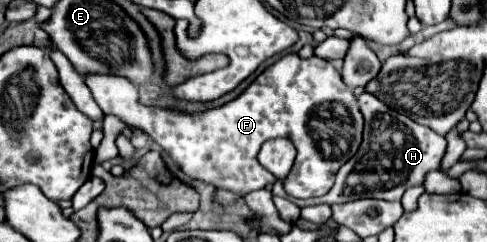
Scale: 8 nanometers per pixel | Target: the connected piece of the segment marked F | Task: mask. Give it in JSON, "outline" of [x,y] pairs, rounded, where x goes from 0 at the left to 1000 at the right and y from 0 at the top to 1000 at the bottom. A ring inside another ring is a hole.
{"outline":[[[587,223],[559,273],[550,273],[485,413],[427,455],[419,471],[374,471],[357,455],[333,455],[333,446],[304,446],[283,430],[279,405],[279,355],[263,339],[263,322],[234,314],[234,306],[177,306],[172,314],[181,364],[193,388],[197,430],[209,446],[214,471],[230,471],[246,488],[251,504],[267,521],[292,529],[300,554],[316,570],[345,636],[349,653],[370,678],[370,694],[407,744],[431,752],[439,777],[460,769],[460,785],[501,785],[501,802],[517,785],[546,777],[550,760],[563,760],[567,736],[559,711],[550,711],[530,669],[530,620],[534,603],[554,570],[591,570],[604,587],[612,645],[595,702],[595,719],[583,744],[583,777],[604,818],[649,818],[665,810],[686,769],[686,727],[694,694],[731,636],[739,587],[743,587],[743,471],[731,421],[731,397],[715,355],[706,355],[698,298],[682,273],[682,256],[665,240],[632,240],[620,248],[612,223]]]}

